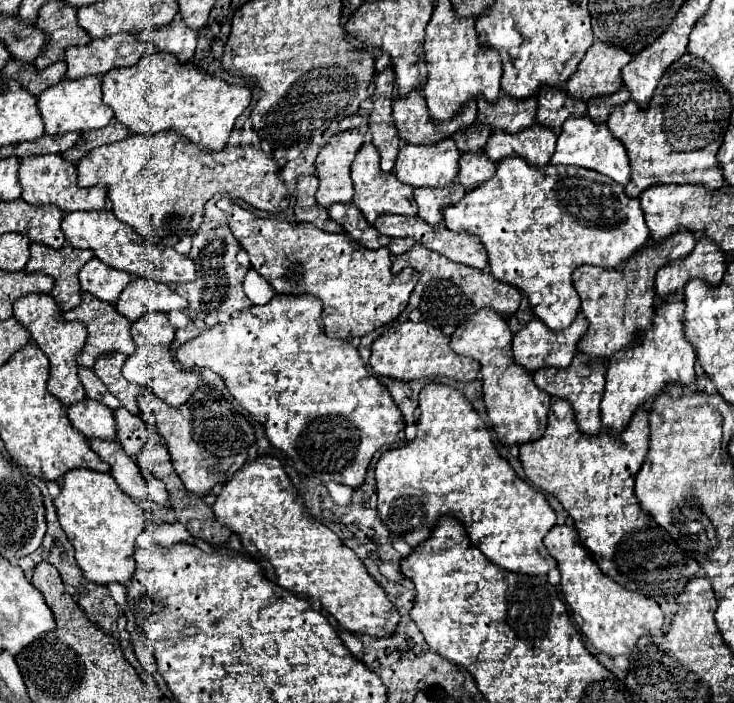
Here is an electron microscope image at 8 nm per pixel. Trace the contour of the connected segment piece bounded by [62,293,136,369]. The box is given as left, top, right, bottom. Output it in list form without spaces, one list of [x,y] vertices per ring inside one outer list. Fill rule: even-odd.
[[[82,293],[82,303],[74,309],[74,311],[66,311],[62,313],[62,317],[66,321],[80,321],[84,323],[84,327],[88,329],[88,339],[86,339],[86,347],[82,351],[82,355],[78,357],[78,365],[80,367],[86,367],[86,369],[92,369],[94,363],[98,361],[100,355],[110,355],[110,353],[124,353],[124,355],[132,355],[136,351],[136,343],[130,335],[130,327],[132,323],[118,315],[116,307],[106,303],[106,301],[100,301],[96,299],[94,295],[88,295],[88,293]]]

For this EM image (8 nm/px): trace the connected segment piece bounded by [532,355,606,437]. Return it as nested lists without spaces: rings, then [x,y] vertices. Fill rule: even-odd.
[[[576,355],[572,359],[572,363],[562,369],[562,371],[534,371],[534,383],[540,391],[548,393],[554,399],[564,399],[572,405],[574,409],[574,421],[578,425],[578,429],[588,435],[588,437],[596,437],[602,433],[602,421],[600,421],[600,411],[598,411],[598,403],[602,401],[602,391],[604,391],[604,363],[594,363],[594,367],[586,367],[586,359],[580,359],[580,355]]]

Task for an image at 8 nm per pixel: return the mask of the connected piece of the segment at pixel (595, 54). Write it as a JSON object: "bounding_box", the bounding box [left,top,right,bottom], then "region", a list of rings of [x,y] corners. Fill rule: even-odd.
{"bounding_box":[564,41,632,101],"region":[[[594,41],[586,59],[582,59],[578,71],[564,89],[572,99],[580,101],[612,95],[622,87],[620,71],[630,63],[630,59],[632,57],[626,55],[626,51],[614,51],[614,47]]]}

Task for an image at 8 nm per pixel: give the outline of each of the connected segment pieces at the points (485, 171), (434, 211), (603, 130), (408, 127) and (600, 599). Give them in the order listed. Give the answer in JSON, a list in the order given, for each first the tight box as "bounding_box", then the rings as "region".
[{"bounding_box":[458,155,496,189],"region":[[[462,155],[460,157],[460,173],[458,173],[458,181],[468,189],[476,189],[478,185],[482,185],[484,181],[488,181],[490,177],[494,177],[496,173],[496,165],[490,163],[490,159],[486,159],[486,155]]]},{"bounding_box":[414,183,466,227],"region":[[[458,183],[458,187],[450,187],[450,191],[414,191],[414,199],[418,203],[418,217],[422,217],[428,225],[436,227],[444,221],[444,209],[452,203],[458,203],[466,195],[466,189]]]},{"bounding_box":[550,115,630,187],"region":[[[588,115],[570,117],[562,125],[562,131],[558,133],[558,141],[556,141],[556,151],[550,159],[550,165],[586,167],[586,169],[598,171],[598,173],[614,179],[622,187],[630,181],[630,161],[628,161],[624,145],[610,133],[610,129],[604,123],[598,125]]]},{"bounding_box":[392,91,476,147],"region":[[[414,91],[414,95],[408,95],[406,99],[396,99],[392,107],[394,125],[398,129],[400,139],[408,145],[426,145],[426,147],[450,139],[458,129],[472,127],[474,115],[476,103],[468,103],[466,111],[462,111],[458,119],[446,123],[446,127],[434,127],[434,123],[430,123],[426,101],[422,99],[420,91]]]},{"bounding_box":[544,525,664,657],"region":[[[554,525],[552,531],[544,537],[544,545],[548,553],[558,561],[558,569],[562,575],[562,593],[572,609],[572,617],[578,629],[600,653],[608,657],[630,655],[638,637],[662,631],[664,613],[660,605],[644,595],[626,591],[610,577],[606,577],[592,559],[592,555],[580,543],[576,529],[566,525]]]}]

